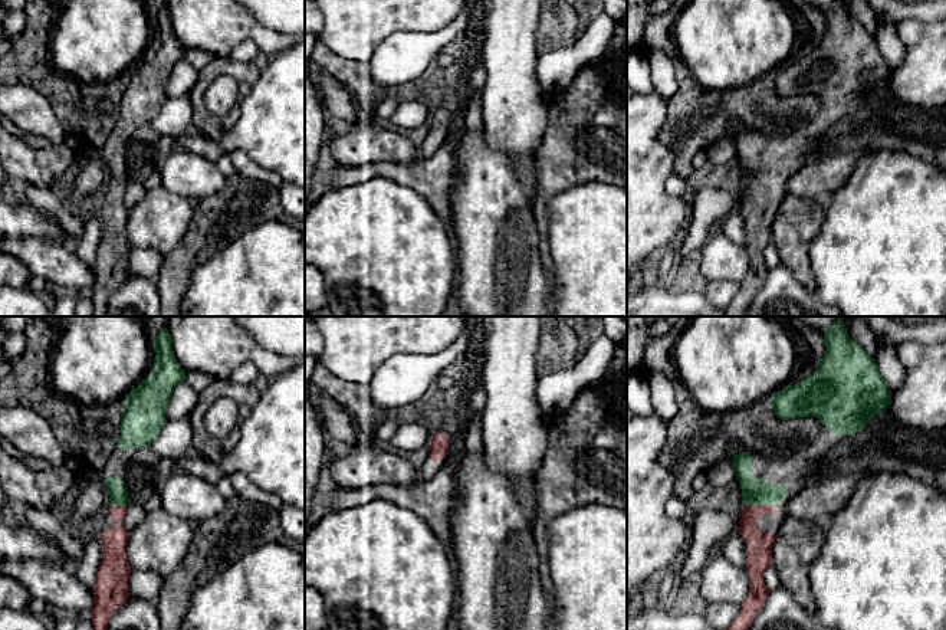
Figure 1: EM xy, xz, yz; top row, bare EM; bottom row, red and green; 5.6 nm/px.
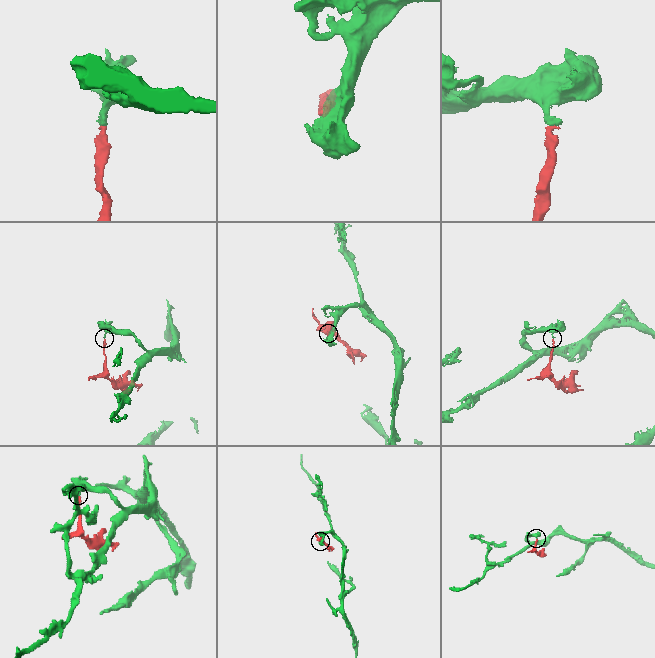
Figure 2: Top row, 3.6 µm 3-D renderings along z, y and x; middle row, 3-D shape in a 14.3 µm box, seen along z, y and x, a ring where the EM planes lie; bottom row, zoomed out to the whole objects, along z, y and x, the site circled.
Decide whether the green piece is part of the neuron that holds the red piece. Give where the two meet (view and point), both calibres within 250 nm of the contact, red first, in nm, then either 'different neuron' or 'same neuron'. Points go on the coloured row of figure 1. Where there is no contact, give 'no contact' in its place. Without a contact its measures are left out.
meets red in yz at (759, 507); 150 nm thick on the red side, 160 nm on the other; same neuron

